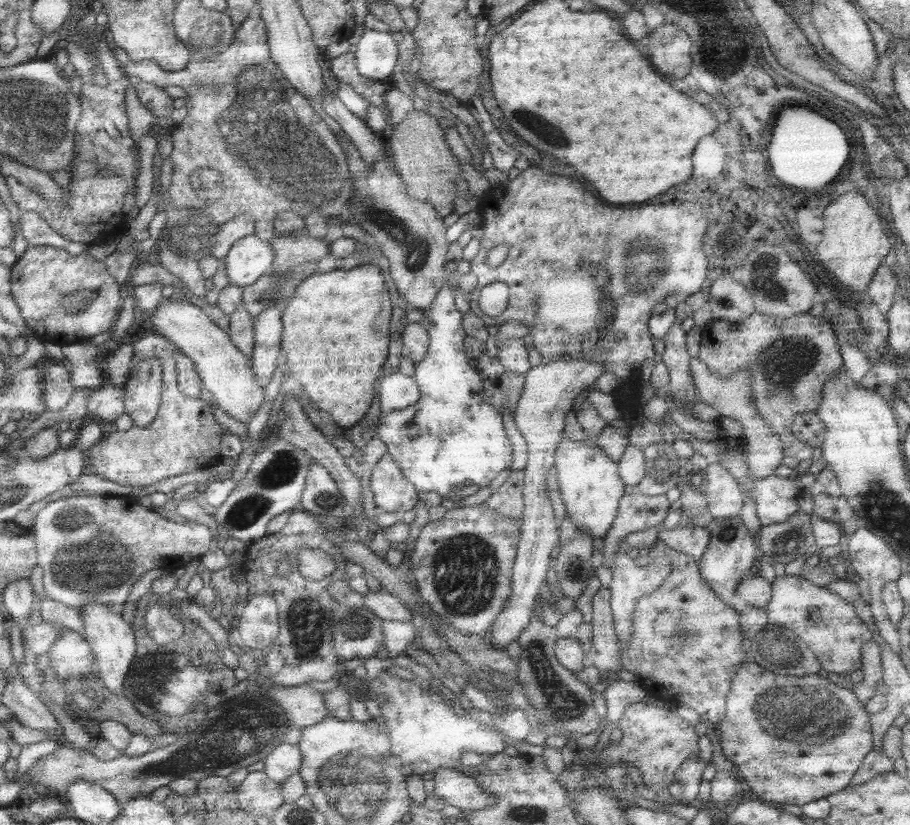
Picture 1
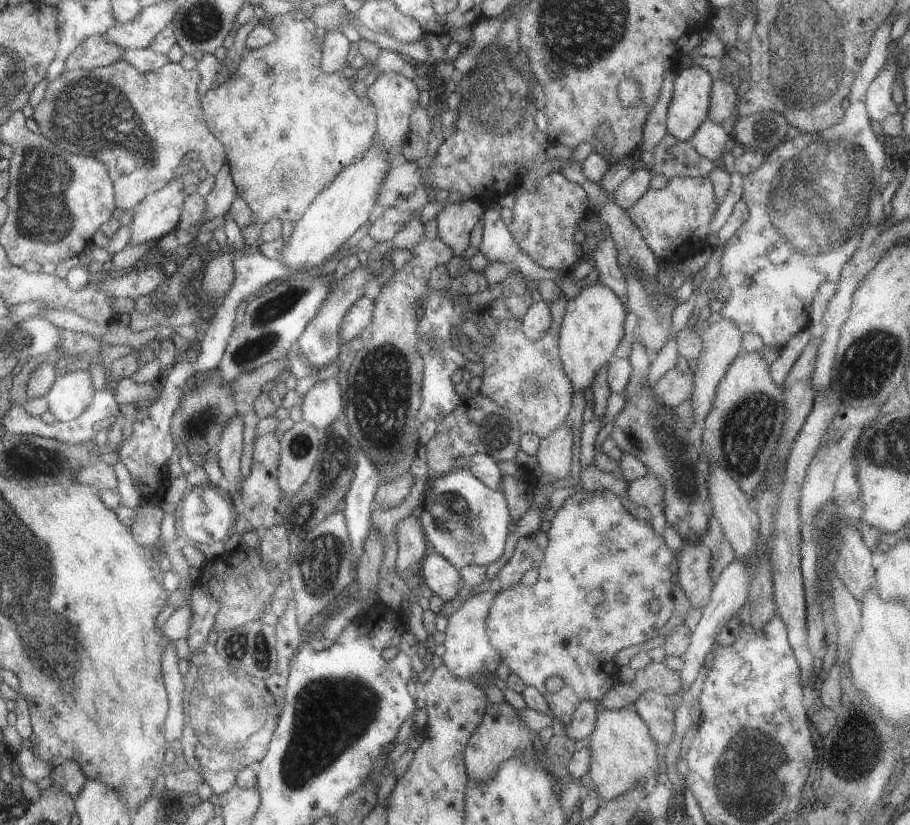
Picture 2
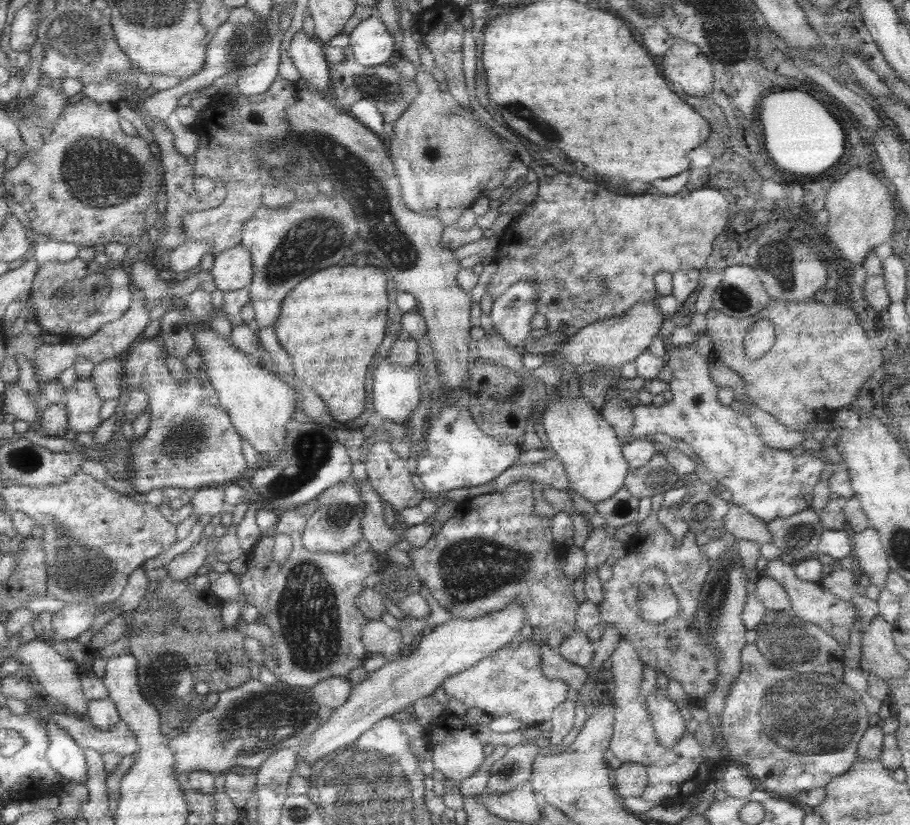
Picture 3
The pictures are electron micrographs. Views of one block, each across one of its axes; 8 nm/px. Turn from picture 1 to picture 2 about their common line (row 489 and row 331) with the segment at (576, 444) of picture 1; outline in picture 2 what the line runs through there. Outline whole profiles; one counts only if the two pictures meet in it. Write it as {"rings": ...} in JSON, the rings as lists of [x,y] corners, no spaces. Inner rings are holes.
{"rings":[[[599,282],[583,286],[571,300],[565,304],[565,316],[559,328],[559,358],[563,364],[563,374],[571,380],[573,390],[585,390],[589,394],[589,386],[595,374],[613,360],[613,352],[621,346],[623,338],[623,322],[627,308],[621,298],[609,286]]]}

